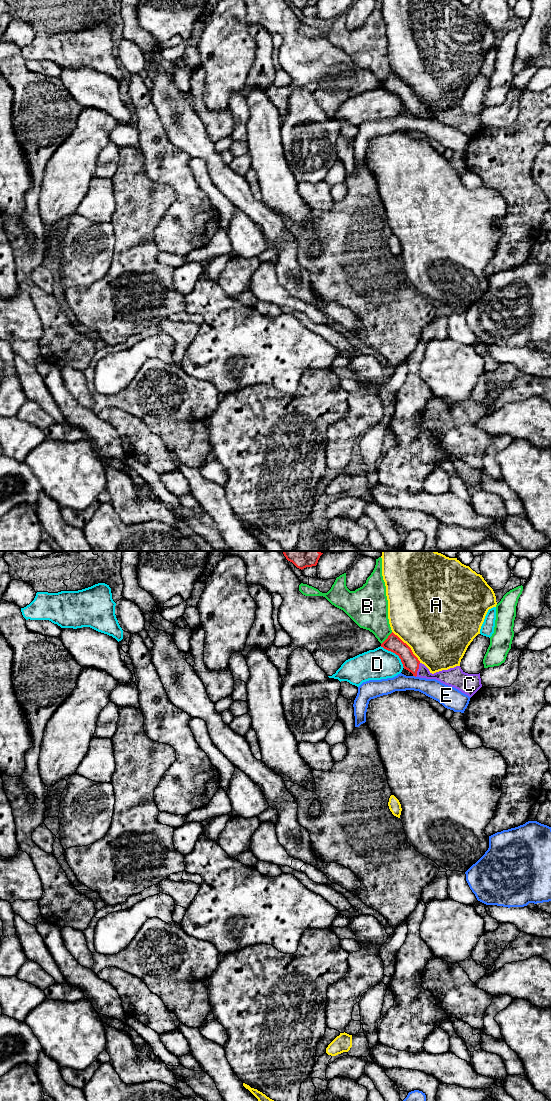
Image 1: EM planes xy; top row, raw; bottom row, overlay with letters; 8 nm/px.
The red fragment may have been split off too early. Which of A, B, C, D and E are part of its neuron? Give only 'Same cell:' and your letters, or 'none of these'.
Same cell: C

